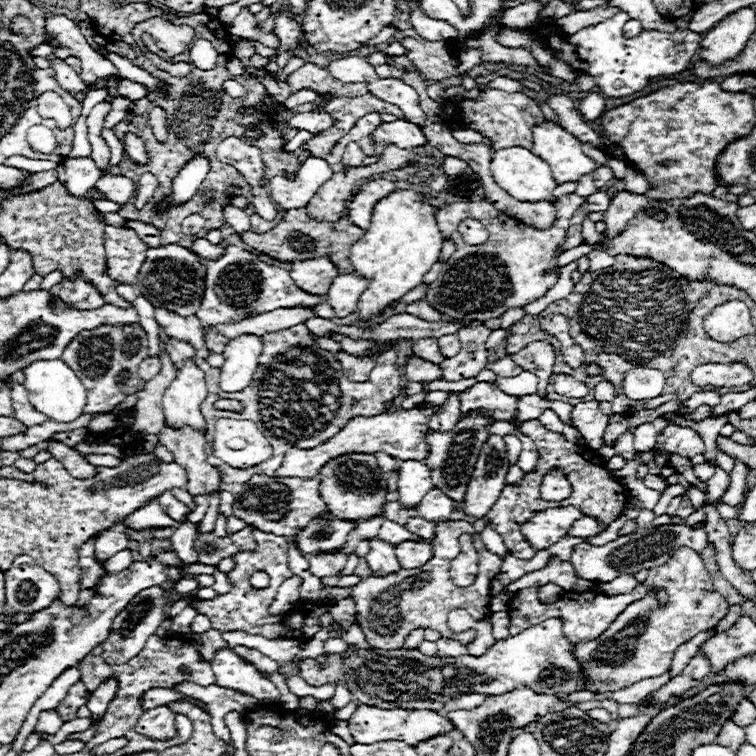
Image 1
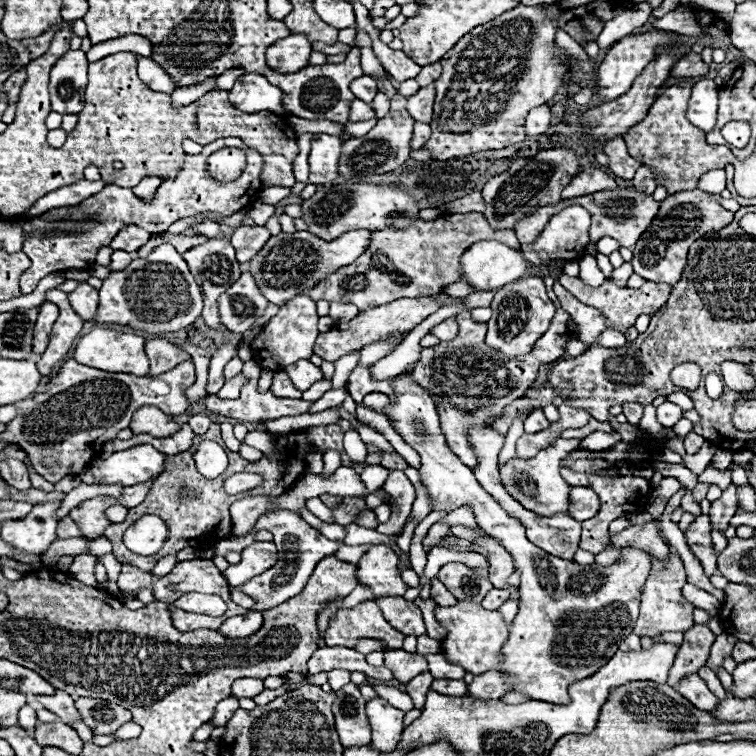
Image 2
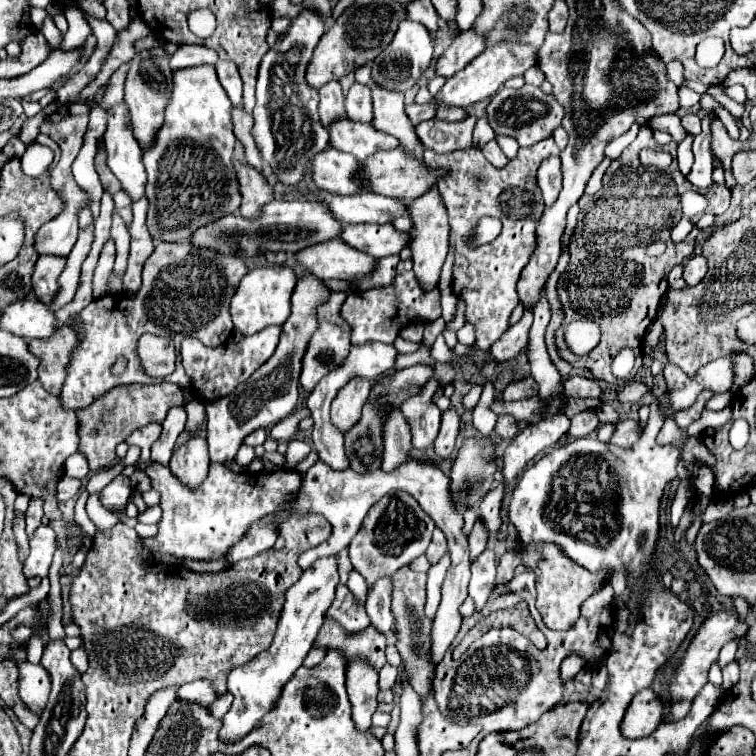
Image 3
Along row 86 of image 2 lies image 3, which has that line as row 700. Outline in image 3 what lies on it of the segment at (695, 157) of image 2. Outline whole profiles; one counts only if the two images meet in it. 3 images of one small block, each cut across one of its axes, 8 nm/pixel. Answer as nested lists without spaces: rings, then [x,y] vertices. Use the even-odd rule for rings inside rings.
[[[720,610],[720,612],[712,612],[698,628],[698,632],[694,634],[692,642],[688,644],[674,676],[672,676],[672,682],[668,686],[668,692],[670,692],[670,712],[666,716],[668,722],[678,722],[682,720],[688,712],[690,712],[690,704],[692,704],[692,698],[702,690],[702,686],[708,682],[708,670],[712,666],[712,662],[718,658],[720,654],[720,648],[730,642],[732,638],[740,638],[742,634],[746,632],[746,622],[744,618],[740,618],[736,612],[732,610]]]

